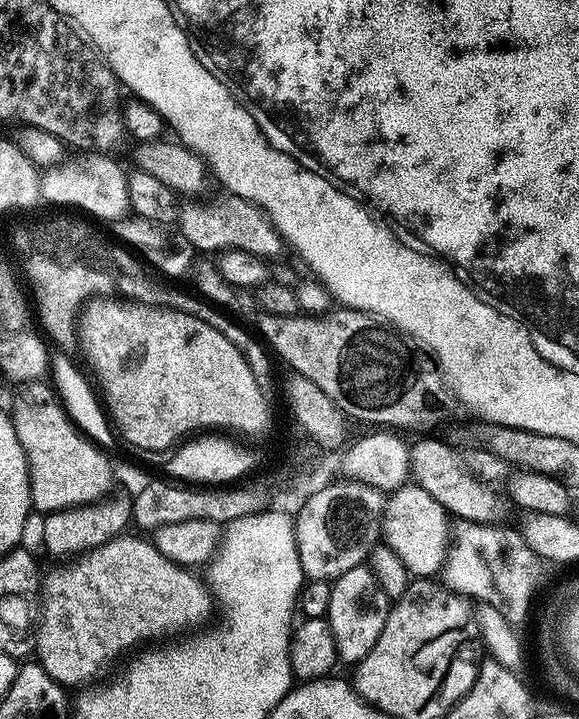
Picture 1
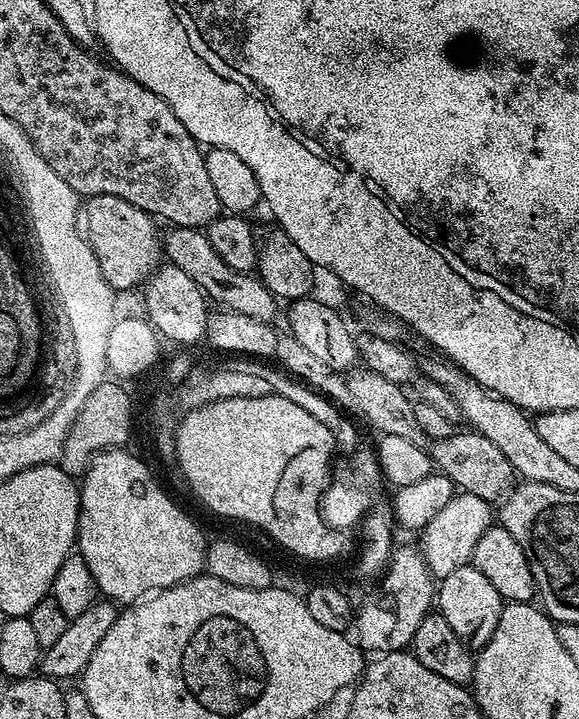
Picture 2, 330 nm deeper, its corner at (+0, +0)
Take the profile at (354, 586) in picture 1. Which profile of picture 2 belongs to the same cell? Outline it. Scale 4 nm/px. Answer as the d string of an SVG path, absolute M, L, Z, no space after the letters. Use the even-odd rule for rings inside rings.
M461 490L453 494L450 502L446 502L446 506L442 506L442 510L438 510L438 514L434 514L434 518L430 518L430 522L419 533L418 547L433 577L443 578L465 567L471 561L474 546L478 546L478 538L482 538L484 531L493 527L493 524L494 508L491 503Z

